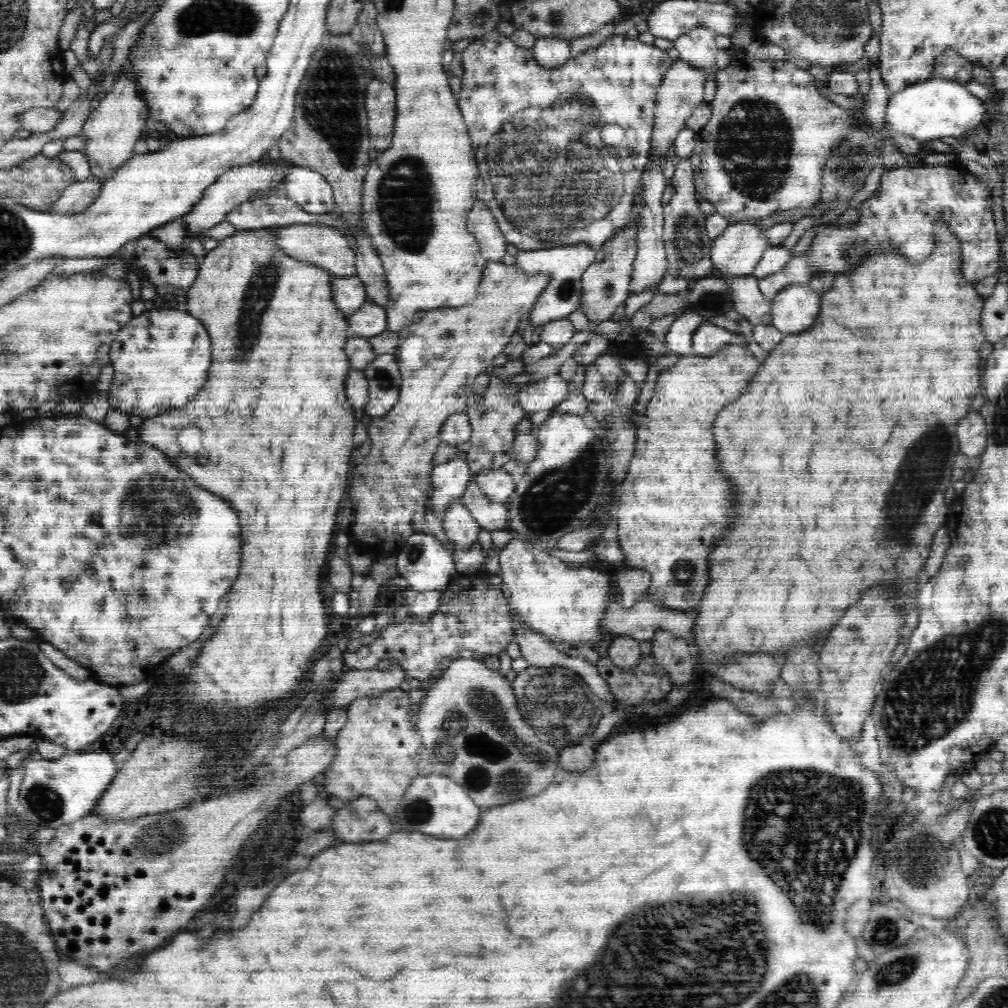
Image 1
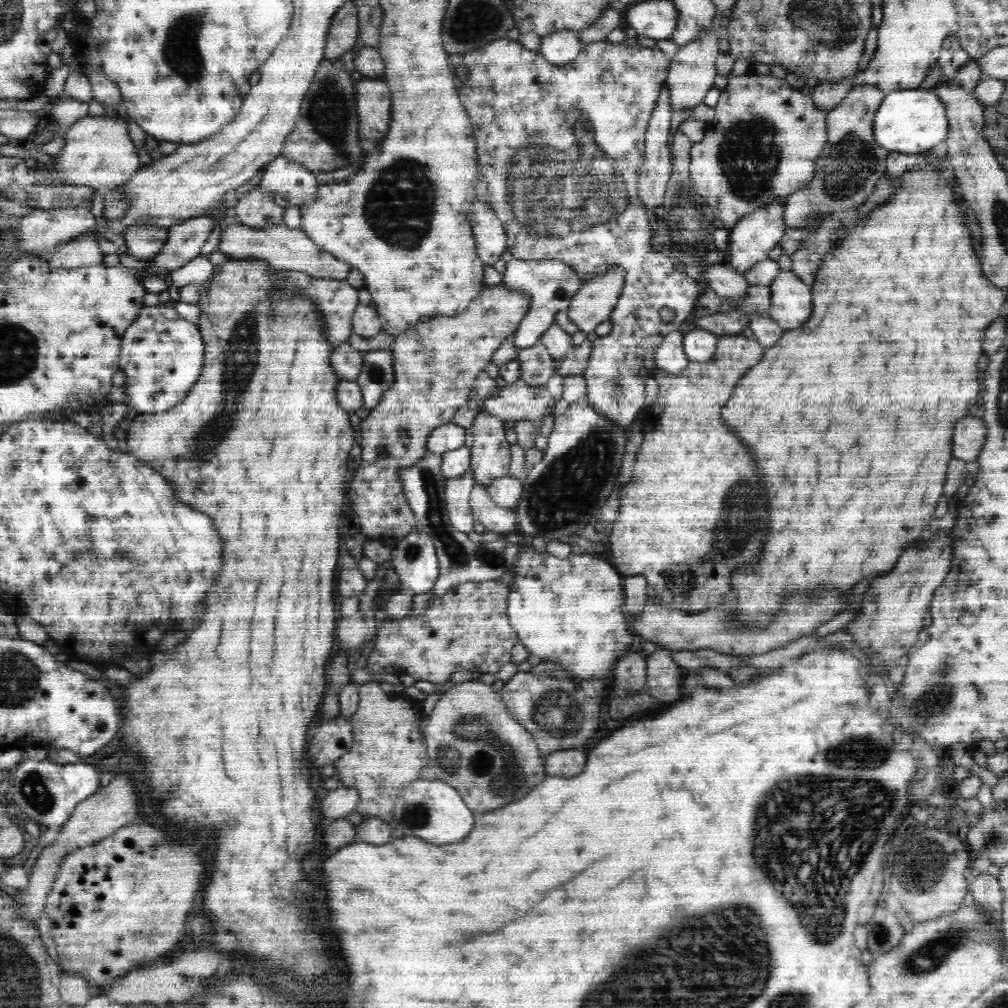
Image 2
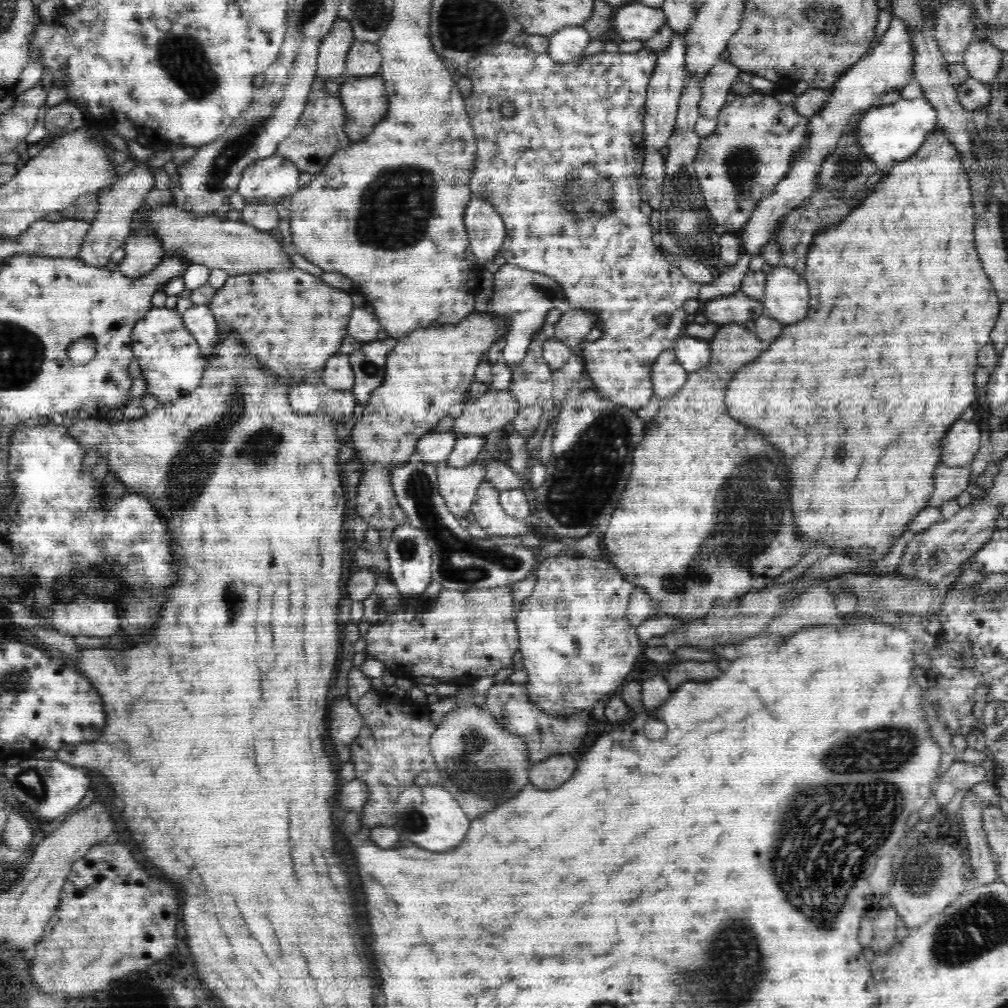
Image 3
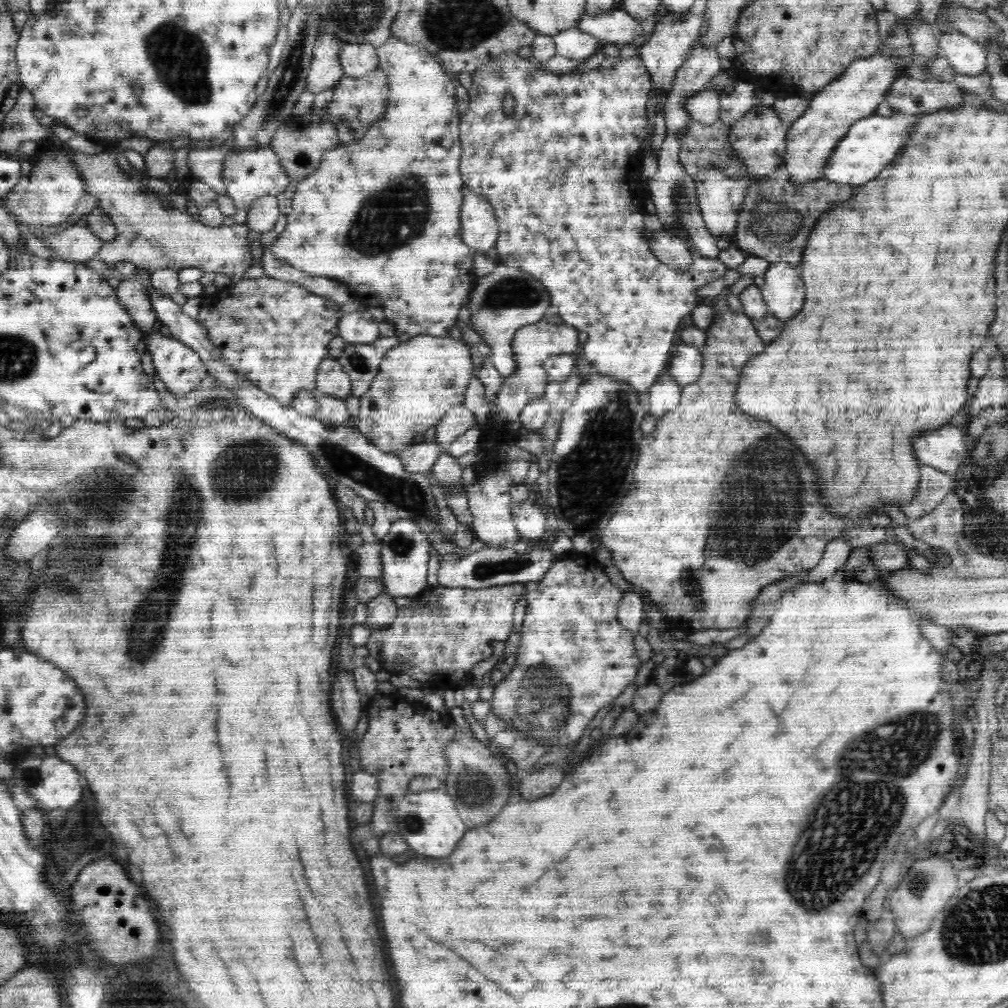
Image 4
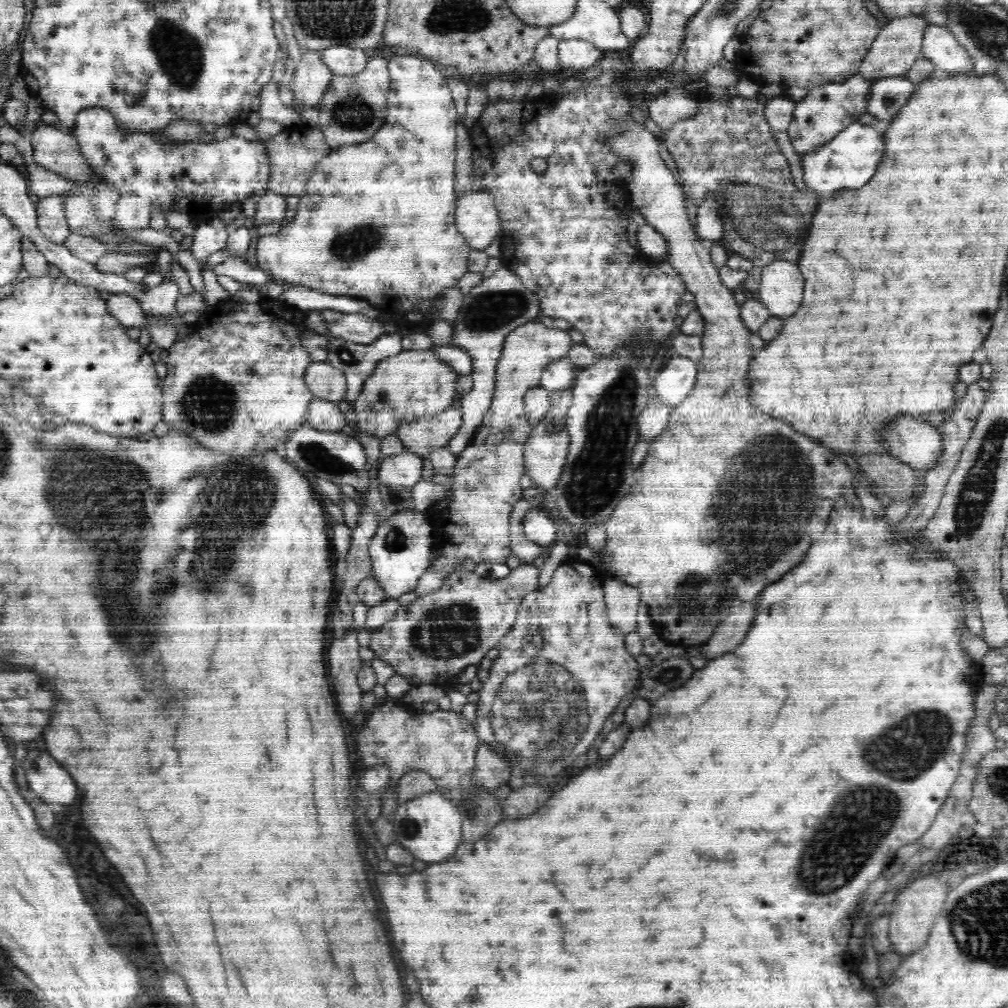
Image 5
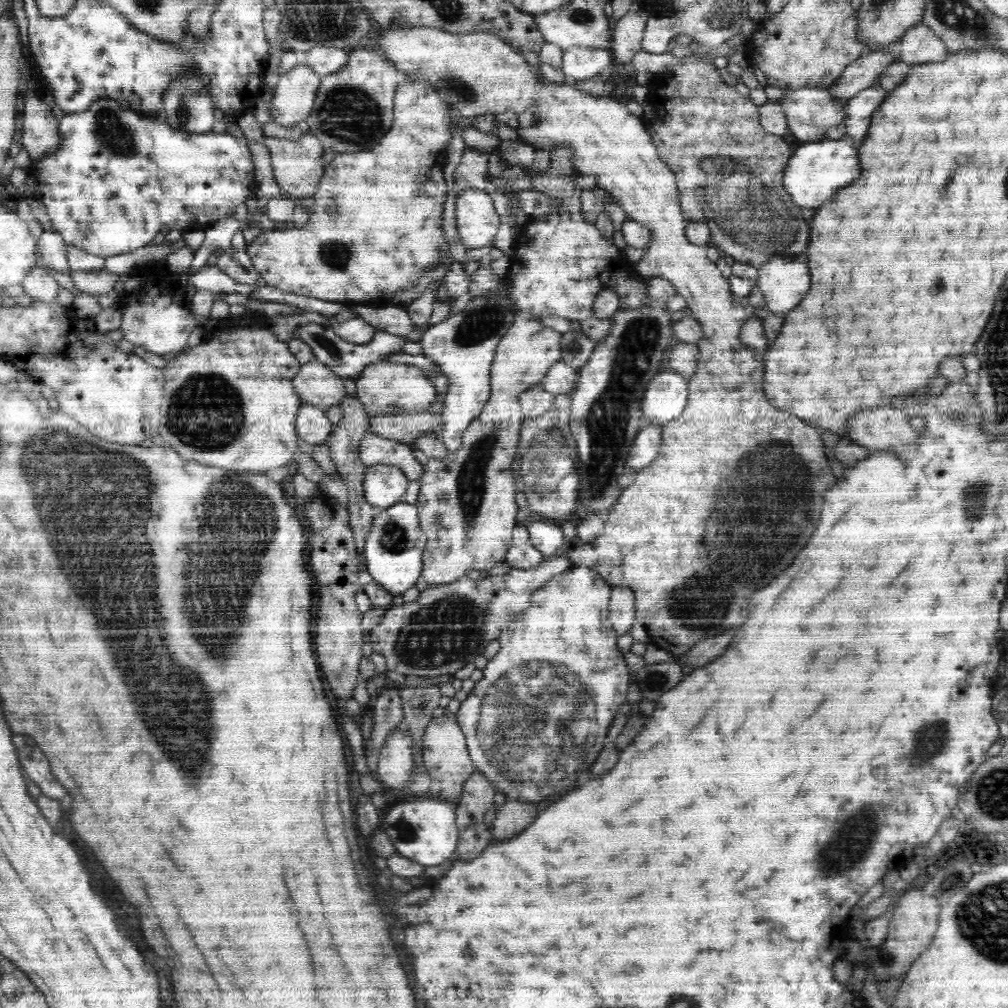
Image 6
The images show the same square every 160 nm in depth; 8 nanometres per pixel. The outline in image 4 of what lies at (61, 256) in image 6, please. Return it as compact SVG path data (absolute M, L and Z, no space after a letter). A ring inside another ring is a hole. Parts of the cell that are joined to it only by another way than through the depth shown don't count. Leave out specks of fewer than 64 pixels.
M50 150L32 168L34 170L30 178L26 178L24 174L24 178L14 186L14 190L2 198L4 210L7 210L14 218L14 222L18 223L19 241L15 244L6 244L12 257L18 254L17 248L24 245L26 234L34 232L36 228L58 229L68 225L79 200L87 193L85 191L86 180L82 177L81 170L78 166L74 168L70 164L70 160L66 158L66 152Z

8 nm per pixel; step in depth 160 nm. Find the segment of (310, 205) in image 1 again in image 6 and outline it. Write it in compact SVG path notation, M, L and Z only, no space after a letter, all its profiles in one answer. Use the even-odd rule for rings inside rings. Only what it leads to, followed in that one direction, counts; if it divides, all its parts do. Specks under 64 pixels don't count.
M98 100L84 111L65 112L64 116L57 120L57 125L58 132L62 136L62 146L56 154L46 156L44 160L33 160L28 174L34 177L36 188L27 196L40 201L46 207L46 213L52 221L53 229L60 233L66 244L77 246L94 256L101 256L105 259L108 256L116 256L116 254L134 252L137 248L152 244L152 240L156 238L156 234L160 234L160 230L164 226L169 226L169 230L181 230L183 232L191 227L194 229L208 227L216 221L235 215L237 206L244 204L248 196L255 196L258 190L257 174L254 173L254 160L251 151L244 140L238 140L227 132L181 133L158 116L150 118L150 116L138 114L138 112L130 110L130 107L118 104L114 100Z

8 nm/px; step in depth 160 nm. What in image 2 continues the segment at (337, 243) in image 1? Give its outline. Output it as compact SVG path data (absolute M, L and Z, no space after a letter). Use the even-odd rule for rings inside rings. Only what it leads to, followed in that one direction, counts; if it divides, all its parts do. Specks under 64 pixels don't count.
M237 220L235 224L222 229L217 249L224 256L237 256L237 260L242 260L242 256L256 256L257 260L265 260L266 264L272 264L274 268L299 271L318 279L347 281L351 270L344 260L338 260L338 257L314 244L302 229L290 228L285 224L255 229Z

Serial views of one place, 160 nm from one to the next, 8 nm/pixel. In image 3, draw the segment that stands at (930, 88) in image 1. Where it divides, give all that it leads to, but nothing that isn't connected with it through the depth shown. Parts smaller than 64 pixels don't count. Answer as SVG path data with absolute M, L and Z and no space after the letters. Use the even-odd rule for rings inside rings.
M924 96L917 99L898 99L890 105L868 109L855 126L856 141L864 155L878 167L888 170L894 162L910 159L937 128L937 110Z

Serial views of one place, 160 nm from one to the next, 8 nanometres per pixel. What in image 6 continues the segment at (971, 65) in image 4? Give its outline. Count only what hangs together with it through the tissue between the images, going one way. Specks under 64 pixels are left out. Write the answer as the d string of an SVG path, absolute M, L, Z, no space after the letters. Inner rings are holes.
M924 24L908 28L901 36L900 61L914 65L940 62L947 54L946 45Z

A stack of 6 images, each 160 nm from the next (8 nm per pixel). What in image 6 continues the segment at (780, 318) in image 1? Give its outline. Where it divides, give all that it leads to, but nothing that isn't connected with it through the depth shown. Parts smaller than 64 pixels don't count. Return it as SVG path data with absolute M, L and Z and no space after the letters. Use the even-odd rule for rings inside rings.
M806 256L768 259L759 269L756 282L770 313L794 310L810 290Z

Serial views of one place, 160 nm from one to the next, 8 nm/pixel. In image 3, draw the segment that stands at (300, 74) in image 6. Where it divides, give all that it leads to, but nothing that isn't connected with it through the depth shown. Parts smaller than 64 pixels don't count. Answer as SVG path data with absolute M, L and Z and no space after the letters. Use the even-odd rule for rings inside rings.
M338 18L321 42L317 58L318 78L326 81L345 76L345 62L355 41L349 21Z

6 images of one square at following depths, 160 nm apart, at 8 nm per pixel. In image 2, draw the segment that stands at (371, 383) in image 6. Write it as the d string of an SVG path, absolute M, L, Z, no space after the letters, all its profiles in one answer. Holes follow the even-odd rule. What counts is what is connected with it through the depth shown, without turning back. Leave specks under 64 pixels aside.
M496 286L494 290L482 290L482 294L460 316L436 316L430 322L418 322L408 328L406 334L396 338L392 348L394 384L360 422L356 451L362 456L362 464L359 464L360 470L354 474L354 482L350 484L348 492L348 500L360 518L360 528L364 534L400 534L392 536L400 540L410 531L418 529L417 517L405 497L400 472L419 462L428 452L426 443L430 433L450 422L456 411L466 405L470 394L474 393L474 378L488 366L500 344L517 331L529 308L529 293L525 289L508 290L504 286Z

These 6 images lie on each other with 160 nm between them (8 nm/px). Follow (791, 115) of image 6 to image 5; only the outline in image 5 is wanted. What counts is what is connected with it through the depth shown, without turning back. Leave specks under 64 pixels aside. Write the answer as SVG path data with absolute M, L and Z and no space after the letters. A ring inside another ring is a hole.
M854 74L845 81L834 81L811 88L802 100L796 101L787 132L798 155L804 159L810 152L830 143L839 132L858 121L868 107L874 82L866 80L860 74Z

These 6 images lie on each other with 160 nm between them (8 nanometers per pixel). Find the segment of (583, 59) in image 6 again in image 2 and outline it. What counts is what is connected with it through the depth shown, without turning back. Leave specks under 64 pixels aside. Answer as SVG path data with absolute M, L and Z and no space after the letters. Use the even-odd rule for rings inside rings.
M556 31L541 40L540 54L555 65L568 64L582 52L584 44L576 31Z

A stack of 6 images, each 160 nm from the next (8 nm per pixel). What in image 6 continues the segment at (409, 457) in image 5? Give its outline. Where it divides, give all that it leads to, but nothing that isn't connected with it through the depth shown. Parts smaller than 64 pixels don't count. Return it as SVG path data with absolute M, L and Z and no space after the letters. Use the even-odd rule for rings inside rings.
M376 464L366 468L364 496L366 502L378 508L386 508L403 500L408 488L407 476L397 466Z

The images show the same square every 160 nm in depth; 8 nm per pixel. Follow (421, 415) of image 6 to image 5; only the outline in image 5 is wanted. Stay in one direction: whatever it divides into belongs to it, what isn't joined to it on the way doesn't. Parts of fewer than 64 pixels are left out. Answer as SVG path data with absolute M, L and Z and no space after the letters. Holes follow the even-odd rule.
M450 406L439 413L438 416L418 420L417 423L406 423L398 430L397 436L405 450L427 459L432 450L447 446L449 440L459 431L462 411Z

